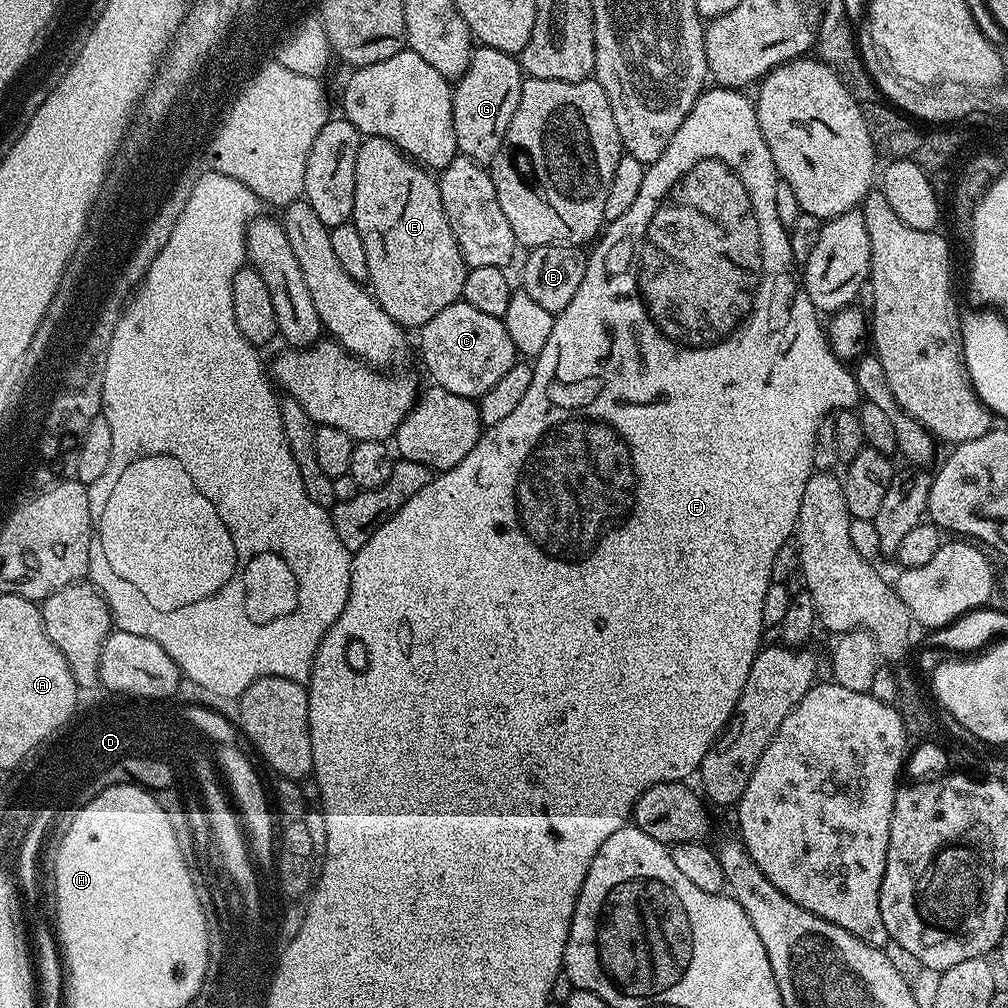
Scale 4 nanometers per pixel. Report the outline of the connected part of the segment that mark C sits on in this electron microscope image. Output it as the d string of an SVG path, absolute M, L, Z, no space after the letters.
M462 298L446 306L446 310L434 314L430 322L418 329L420 336L420 356L424 359L424 368L435 387L450 394L462 394L479 398L490 390L510 366L518 362L518 353L514 338L506 330L503 319L494 314L486 314L470 306Z

